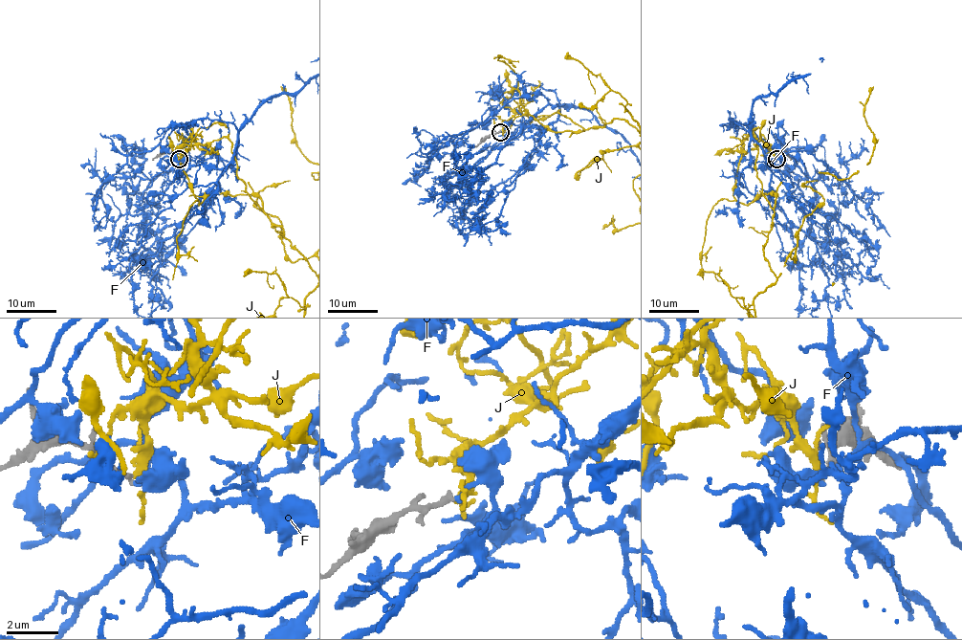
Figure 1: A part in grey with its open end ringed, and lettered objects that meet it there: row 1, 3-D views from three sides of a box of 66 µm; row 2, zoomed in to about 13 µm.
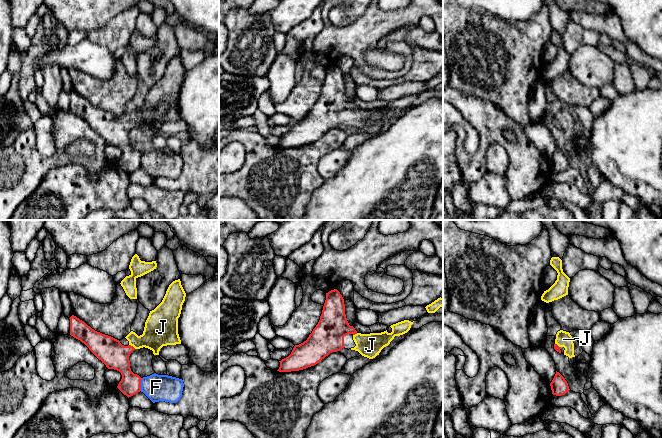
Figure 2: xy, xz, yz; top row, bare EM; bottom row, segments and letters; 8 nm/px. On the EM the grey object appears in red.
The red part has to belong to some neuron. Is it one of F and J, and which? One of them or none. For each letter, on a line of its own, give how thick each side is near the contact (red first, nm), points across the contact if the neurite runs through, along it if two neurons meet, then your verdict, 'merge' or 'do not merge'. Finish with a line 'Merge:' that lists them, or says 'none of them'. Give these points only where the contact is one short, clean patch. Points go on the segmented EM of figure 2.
F: 170 nm thick on the red side, 220 nm on the other; border along xy (142, 378), (140, 390); do not merge
J: 220 nm thick on the red side, 240 nm on the other; runs through xy (110, 351), (126, 351), (132, 346), (159, 331); merge
Merge: J

